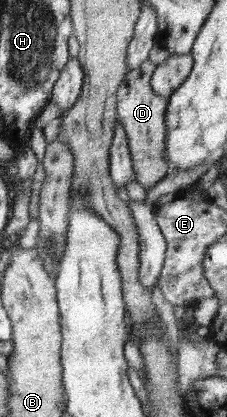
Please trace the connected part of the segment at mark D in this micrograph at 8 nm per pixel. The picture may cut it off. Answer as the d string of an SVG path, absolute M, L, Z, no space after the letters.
M150 60L142 62L140 67L134 67L132 71L127 71L124 79L118 87L117 97L117 120L124 125L129 150L134 165L135 179L144 187L146 193L152 191L152 187L156 187L156 183L160 183L166 174L172 170L168 160L164 158L164 149L166 149L167 125L164 113L168 101L160 95L156 95L151 86L151 79L156 65Z

